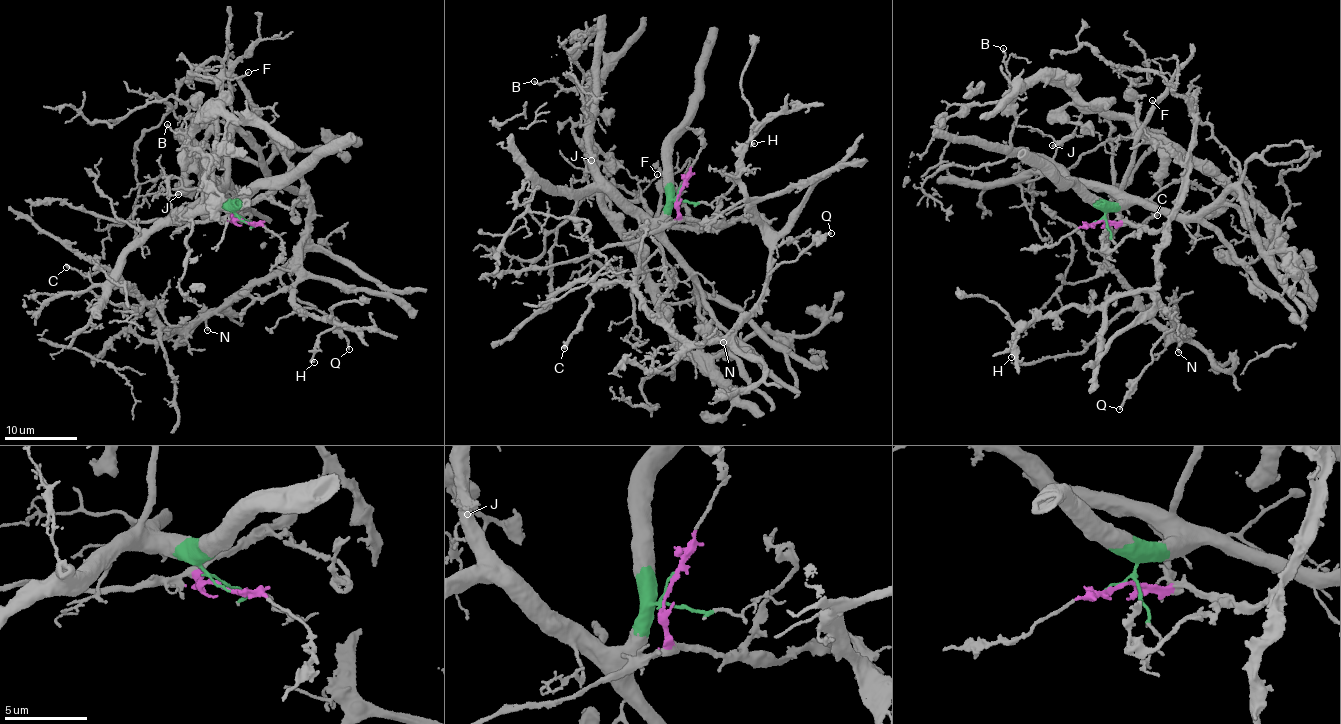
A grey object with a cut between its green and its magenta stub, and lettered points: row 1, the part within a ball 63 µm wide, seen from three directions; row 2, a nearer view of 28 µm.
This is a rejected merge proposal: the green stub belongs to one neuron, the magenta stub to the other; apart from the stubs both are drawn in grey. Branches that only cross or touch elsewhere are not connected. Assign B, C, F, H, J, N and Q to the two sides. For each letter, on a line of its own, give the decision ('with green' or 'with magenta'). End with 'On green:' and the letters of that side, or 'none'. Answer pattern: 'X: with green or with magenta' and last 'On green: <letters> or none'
B: with green
C: with magenta
F: with green
H: with magenta
J: with green
N: with magenta
Q: with magenta
On green: B, F, J

